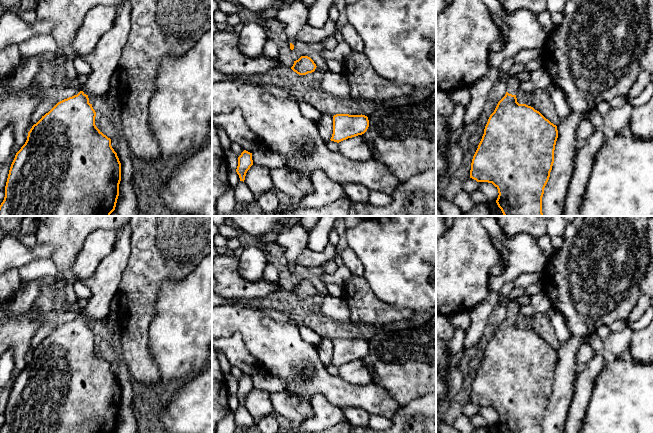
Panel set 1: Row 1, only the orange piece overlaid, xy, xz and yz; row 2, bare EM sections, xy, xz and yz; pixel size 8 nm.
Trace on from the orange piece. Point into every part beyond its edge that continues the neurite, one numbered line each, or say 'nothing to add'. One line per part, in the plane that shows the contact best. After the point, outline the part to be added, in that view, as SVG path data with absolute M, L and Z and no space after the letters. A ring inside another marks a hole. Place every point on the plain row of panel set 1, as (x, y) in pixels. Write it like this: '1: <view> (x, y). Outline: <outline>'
1: yz (513, 310). Outline: M516 299L508 301L507 316L512 319L517 319L520 308L521 305L517 303Z

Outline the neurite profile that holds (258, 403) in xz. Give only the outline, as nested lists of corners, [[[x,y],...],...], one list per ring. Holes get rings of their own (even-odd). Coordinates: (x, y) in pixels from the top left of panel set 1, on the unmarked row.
[[[252,389],[247,395],[244,407],[257,420],[267,415],[274,415],[274,409],[270,399],[271,393]]]

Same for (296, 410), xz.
[[[274,392],[270,395],[271,403],[276,415],[287,418],[297,425],[314,416],[311,403],[298,395],[283,392]]]

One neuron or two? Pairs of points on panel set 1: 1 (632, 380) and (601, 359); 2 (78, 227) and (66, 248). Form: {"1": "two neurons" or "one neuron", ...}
{"1": "two neurons", "2": "one neuron"}

